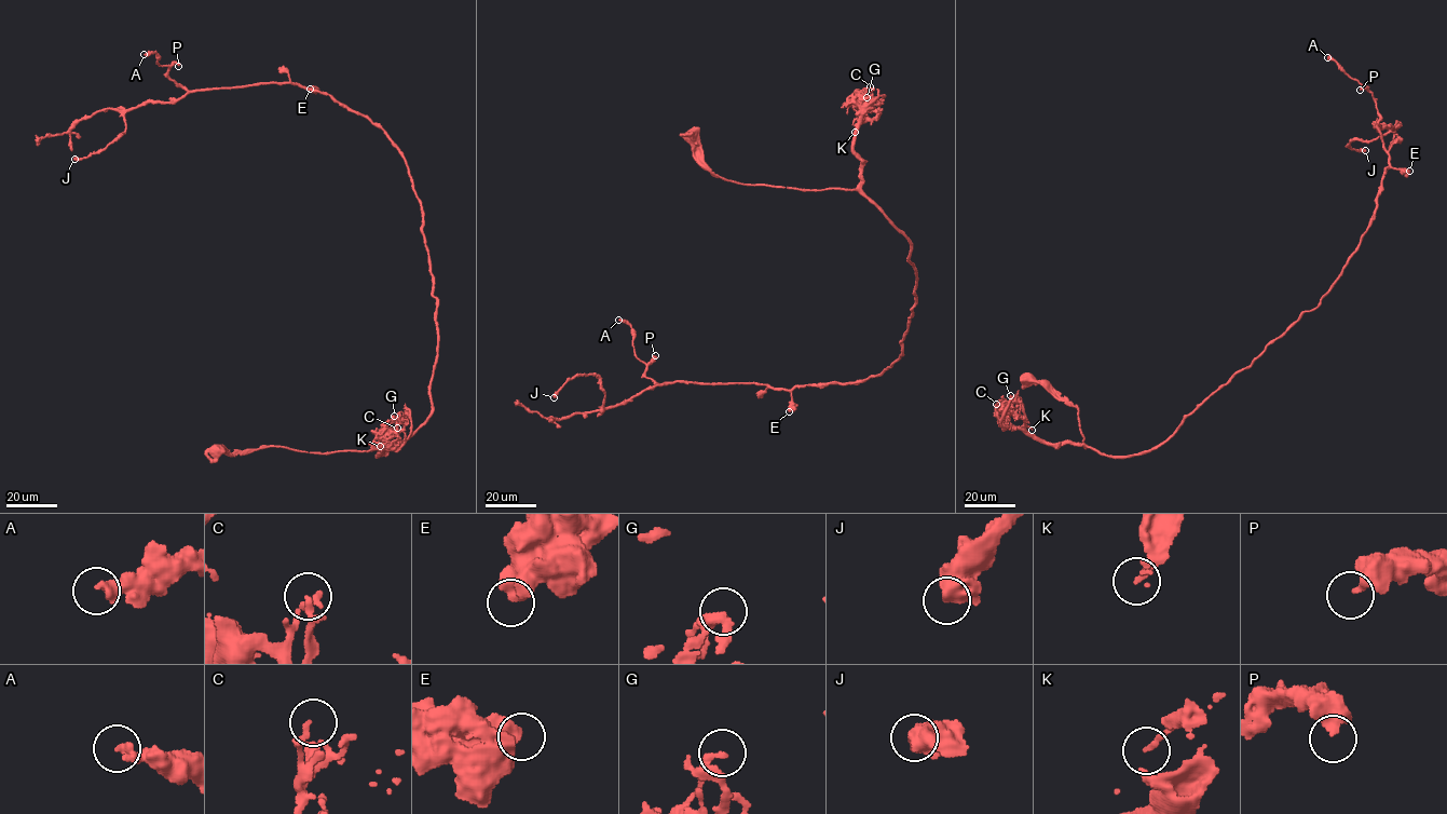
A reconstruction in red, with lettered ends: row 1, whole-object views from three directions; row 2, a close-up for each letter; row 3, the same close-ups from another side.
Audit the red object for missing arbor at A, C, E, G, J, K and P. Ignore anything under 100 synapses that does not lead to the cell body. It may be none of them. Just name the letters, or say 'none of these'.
none of these

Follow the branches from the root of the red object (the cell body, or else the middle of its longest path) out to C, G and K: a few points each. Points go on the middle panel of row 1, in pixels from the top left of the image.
C: (692, 136), (708, 168), (727, 180), (800, 190), (856, 189), (861, 168), (854, 150), (857, 102), (870, 86)
G: (692, 136), (708, 168), (727, 180), (856, 189), (861, 158), (854, 134), (867, 97)
K: (692, 136), (708, 168), (727, 180), (852, 189), (860, 180), (861, 158), (854, 150), (859, 124), (855, 132)

